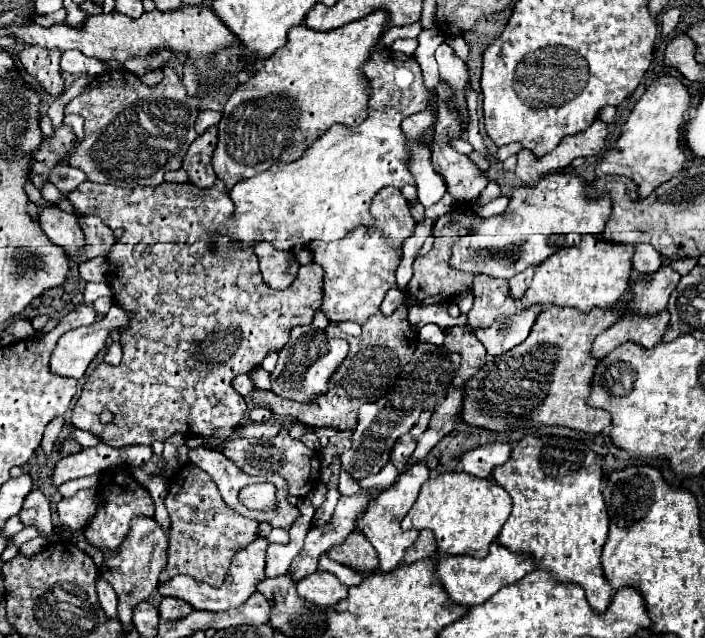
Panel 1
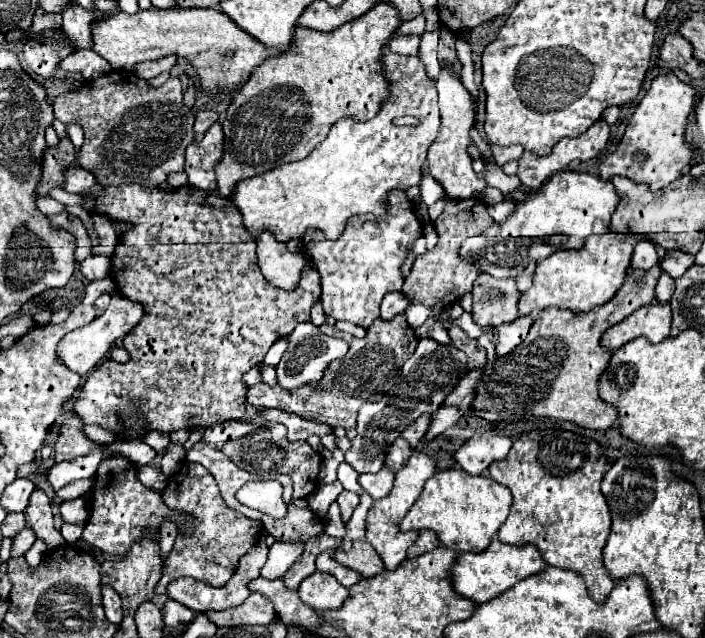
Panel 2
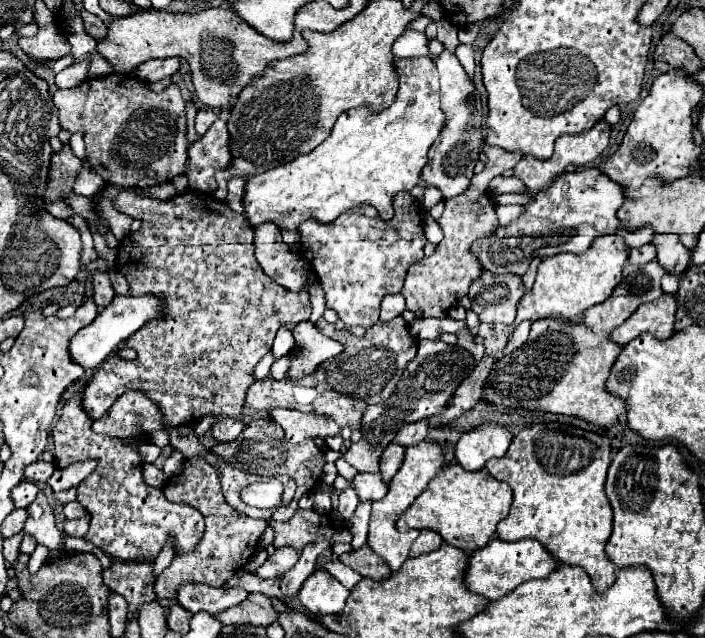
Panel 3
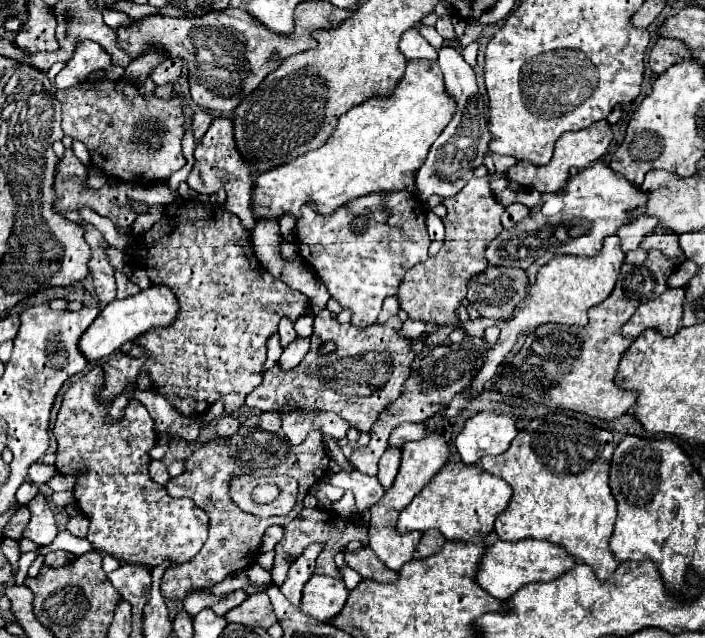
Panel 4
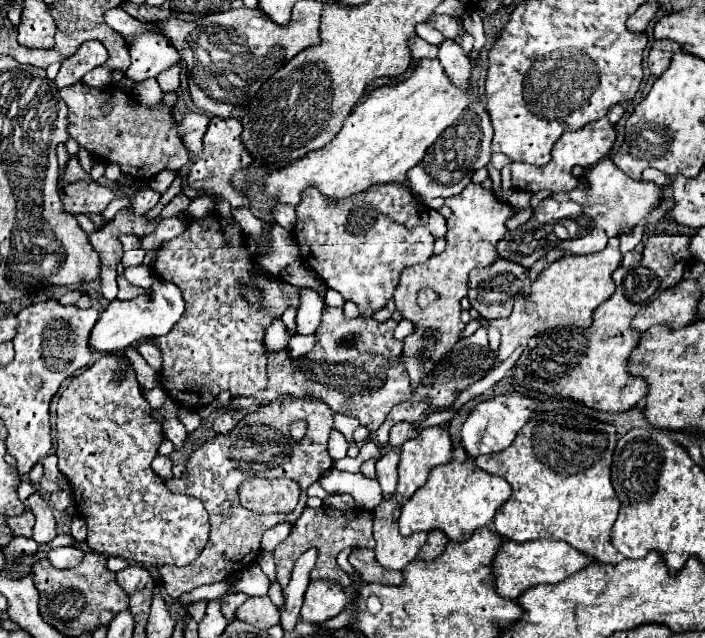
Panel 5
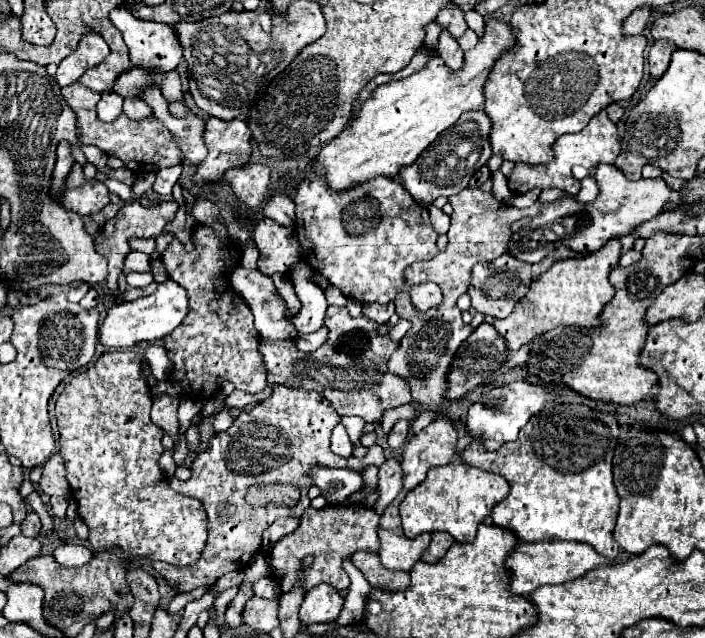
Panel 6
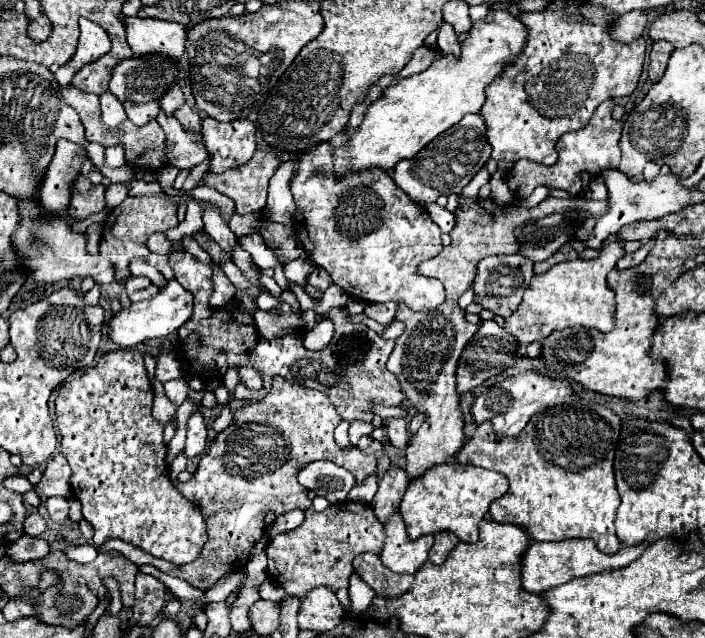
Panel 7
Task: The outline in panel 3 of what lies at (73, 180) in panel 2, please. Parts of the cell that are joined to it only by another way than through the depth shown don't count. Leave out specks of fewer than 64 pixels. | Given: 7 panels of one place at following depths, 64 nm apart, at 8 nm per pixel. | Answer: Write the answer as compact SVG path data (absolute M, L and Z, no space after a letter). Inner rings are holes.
M84 168L78 178L76 178L76 184L74 184L74 192L82 196L94 196L105 187L105 182L102 177L94 170L90 168ZM98 178L98 180L94 180Z

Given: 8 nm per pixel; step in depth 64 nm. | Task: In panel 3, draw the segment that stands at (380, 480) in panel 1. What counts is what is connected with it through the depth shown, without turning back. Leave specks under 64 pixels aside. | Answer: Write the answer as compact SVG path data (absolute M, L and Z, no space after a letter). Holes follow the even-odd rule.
M356 474L352 480L336 476L334 488L338 488L338 490L354 488L356 494L358 494L358 498L360 498L360 502L380 500L388 492L388 486L382 482L380 474Z

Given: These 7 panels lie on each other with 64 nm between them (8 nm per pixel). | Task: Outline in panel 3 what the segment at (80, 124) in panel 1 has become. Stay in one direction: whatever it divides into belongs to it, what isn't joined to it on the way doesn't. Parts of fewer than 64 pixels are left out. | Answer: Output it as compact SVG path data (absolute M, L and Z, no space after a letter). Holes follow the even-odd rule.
M72 134L70 136L70 148L72 152L80 158L80 160L86 160L86 146L84 146L84 140L80 134Z

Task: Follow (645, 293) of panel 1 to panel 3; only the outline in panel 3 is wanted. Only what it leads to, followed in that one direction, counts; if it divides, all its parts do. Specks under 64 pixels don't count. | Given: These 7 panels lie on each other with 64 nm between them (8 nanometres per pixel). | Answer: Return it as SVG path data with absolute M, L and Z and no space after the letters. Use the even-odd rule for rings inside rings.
M682 272L682 274L666 274L664 280L662 280L662 290L664 290L666 294L676 292L678 286L680 286L680 280L682 280L682 278L684 278L684 272Z

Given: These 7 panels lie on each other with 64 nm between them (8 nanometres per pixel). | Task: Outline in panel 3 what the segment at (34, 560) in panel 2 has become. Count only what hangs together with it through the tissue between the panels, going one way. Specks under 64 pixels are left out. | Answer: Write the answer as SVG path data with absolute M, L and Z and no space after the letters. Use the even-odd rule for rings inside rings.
M38 544L35 550L30 554L28 567L30 572L36 573L49 557L50 551L46 546Z

